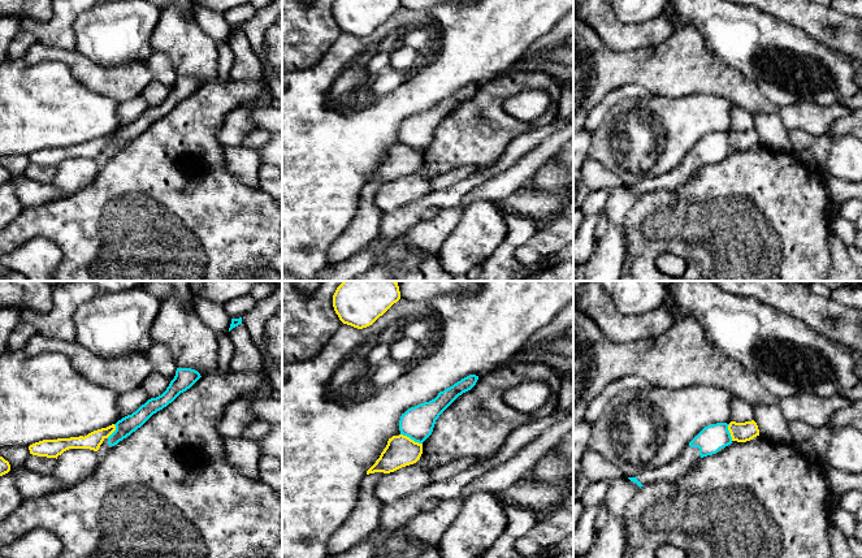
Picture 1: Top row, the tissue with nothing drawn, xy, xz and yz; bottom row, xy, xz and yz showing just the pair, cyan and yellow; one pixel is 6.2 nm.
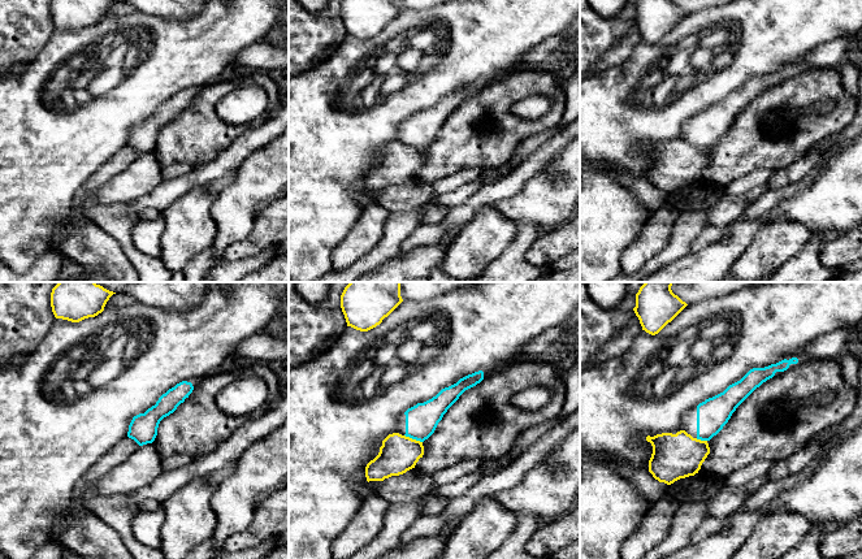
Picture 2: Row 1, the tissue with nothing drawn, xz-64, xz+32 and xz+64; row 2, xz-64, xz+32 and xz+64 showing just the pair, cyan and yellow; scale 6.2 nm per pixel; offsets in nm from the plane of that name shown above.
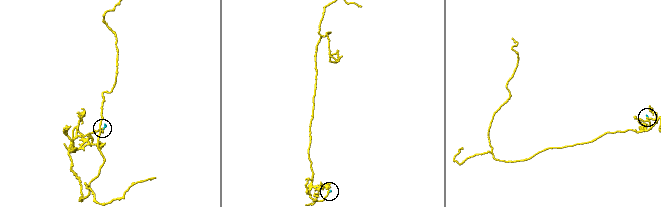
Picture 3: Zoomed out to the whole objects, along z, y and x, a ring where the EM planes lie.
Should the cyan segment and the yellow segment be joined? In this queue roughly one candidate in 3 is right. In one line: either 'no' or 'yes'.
no

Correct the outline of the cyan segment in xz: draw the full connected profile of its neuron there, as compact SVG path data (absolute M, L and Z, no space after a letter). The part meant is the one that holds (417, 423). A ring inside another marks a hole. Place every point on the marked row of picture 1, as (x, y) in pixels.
M469 375L452 386L439 392L429 401L408 408L399 420L400 434L410 437L415 442L423 444L433 432L439 415L463 393L471 390L478 376Z

